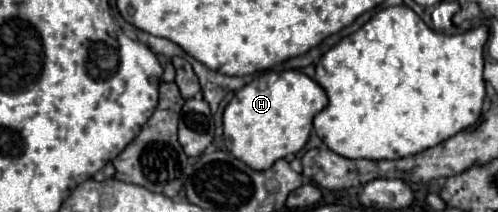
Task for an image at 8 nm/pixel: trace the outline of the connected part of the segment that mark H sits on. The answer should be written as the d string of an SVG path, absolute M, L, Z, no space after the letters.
M300 71L264 73L244 85L224 109L224 145L228 151L256 171L272 167L274 161L298 153L312 131L312 119L328 105L324 89Z

